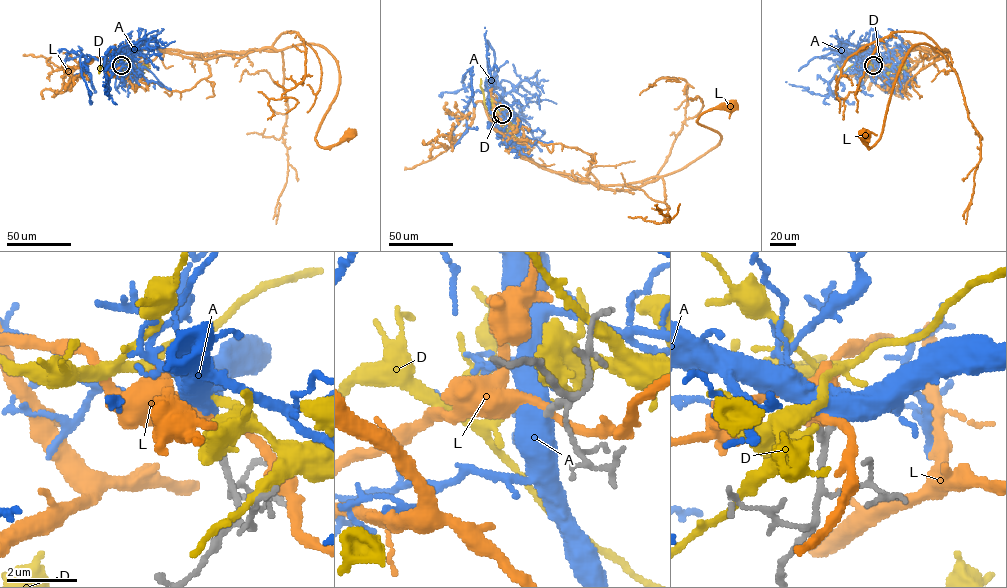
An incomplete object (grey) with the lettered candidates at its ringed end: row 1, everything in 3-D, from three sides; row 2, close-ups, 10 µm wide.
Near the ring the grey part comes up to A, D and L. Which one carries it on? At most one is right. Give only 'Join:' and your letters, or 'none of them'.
Join: A

